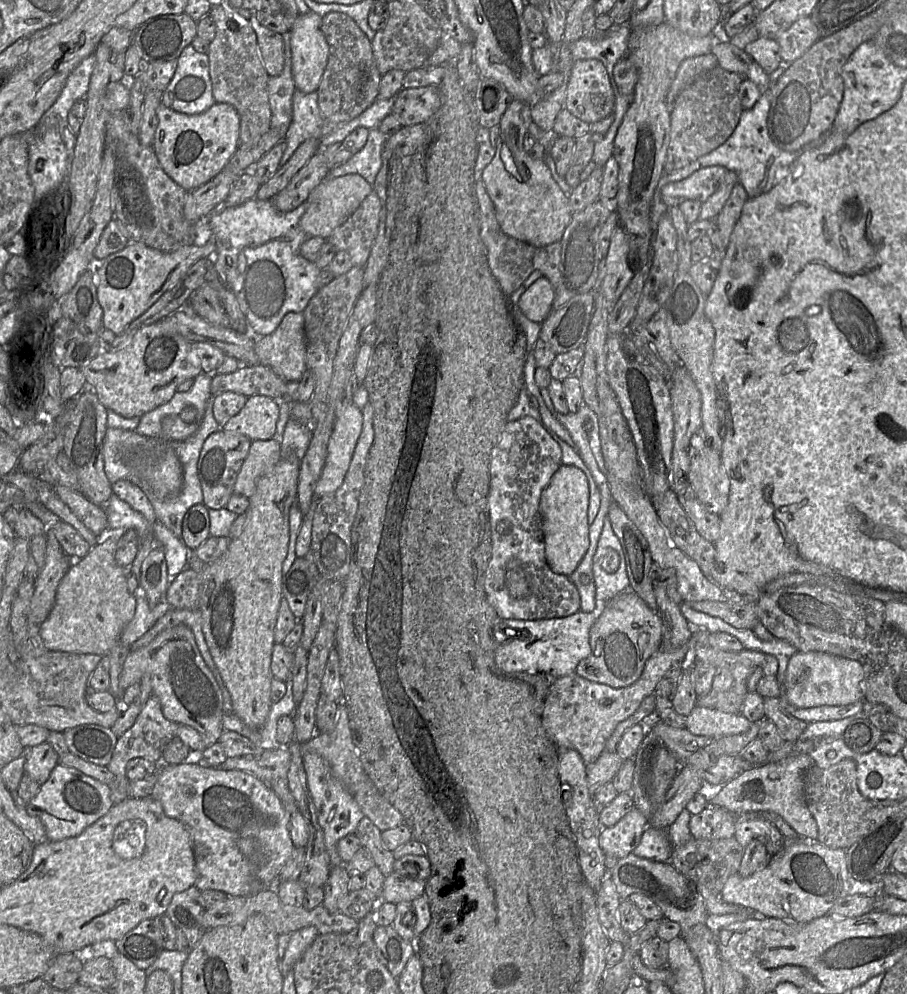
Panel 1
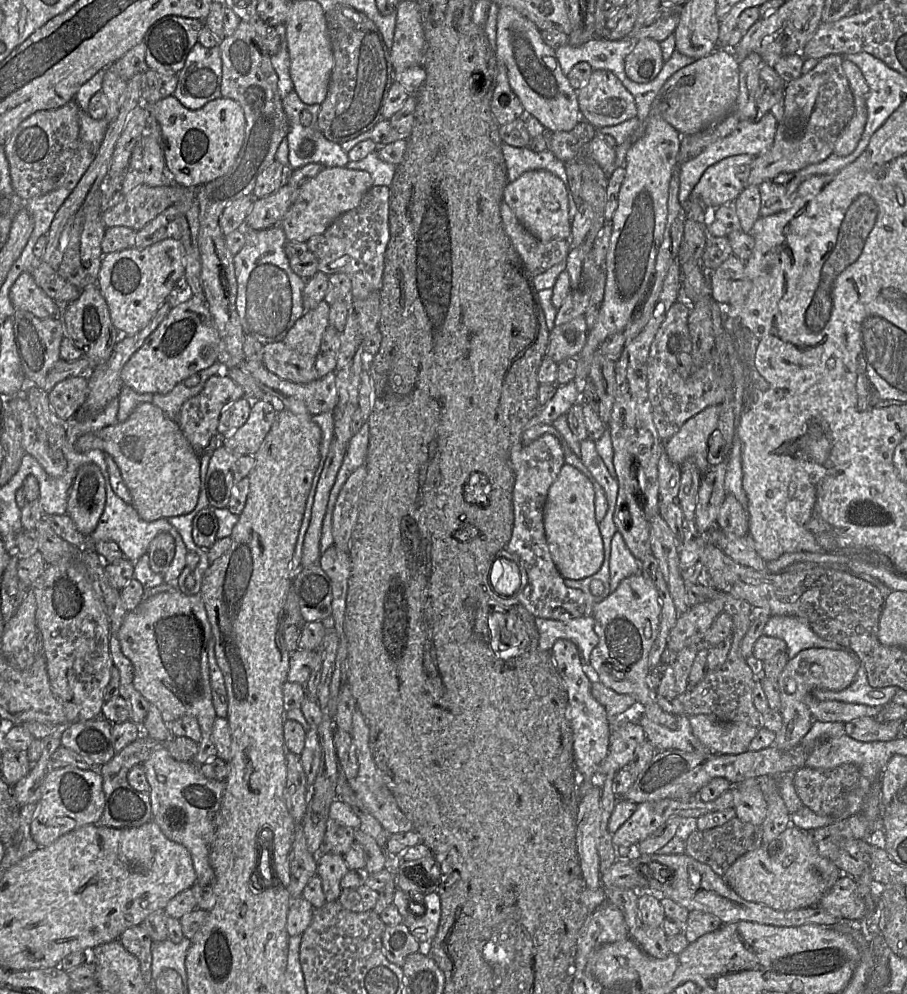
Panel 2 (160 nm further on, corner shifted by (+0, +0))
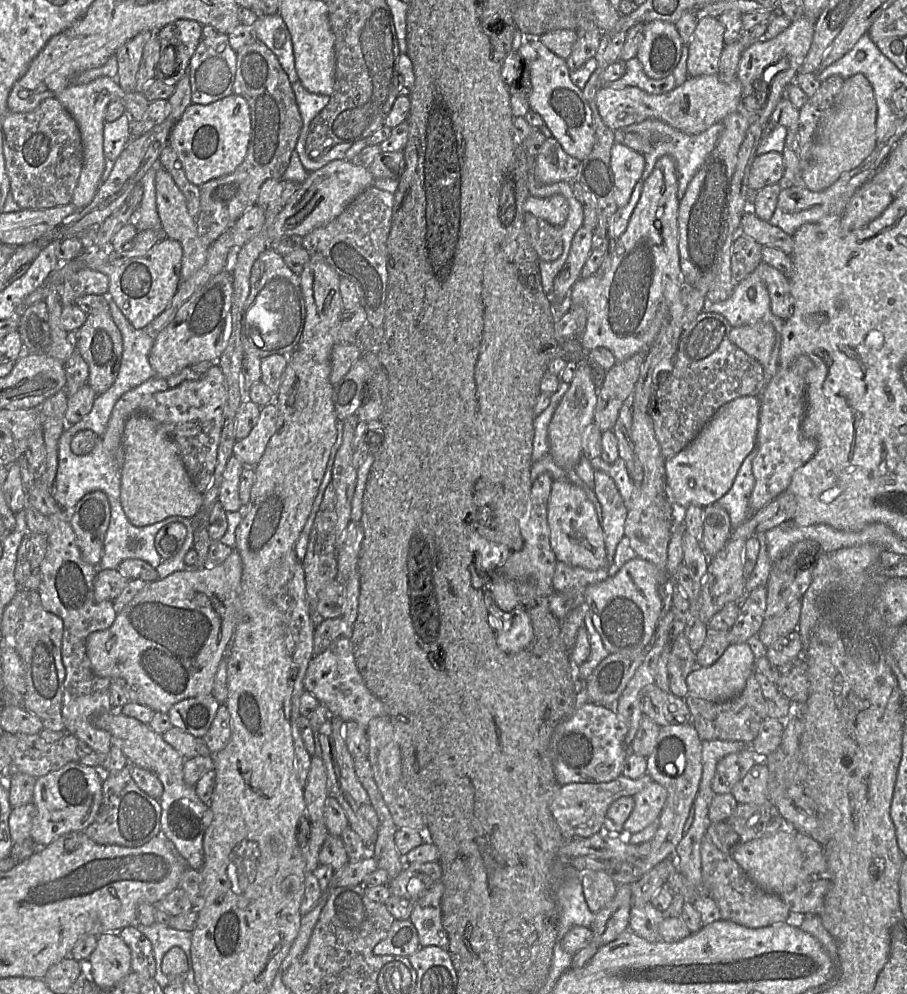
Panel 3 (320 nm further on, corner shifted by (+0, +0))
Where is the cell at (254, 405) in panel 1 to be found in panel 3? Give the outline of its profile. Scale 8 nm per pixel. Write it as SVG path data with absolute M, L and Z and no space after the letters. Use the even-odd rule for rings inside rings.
M274 403L261 407L257 423L249 435L237 440L233 446L233 455L245 467L255 467L262 458L266 446L276 431L278 409Z

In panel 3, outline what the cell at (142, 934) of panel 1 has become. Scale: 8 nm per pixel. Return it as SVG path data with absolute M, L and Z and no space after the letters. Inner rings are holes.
M129 926L120 931L120 936L131 951L131 969L143 977L155 976L155 958L150 940L137 927Z

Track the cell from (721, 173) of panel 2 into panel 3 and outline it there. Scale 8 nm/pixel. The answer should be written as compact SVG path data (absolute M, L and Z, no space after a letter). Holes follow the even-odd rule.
M767 152L757 155L749 165L748 187L753 193L767 185L784 185L784 173L785 166L782 153Z

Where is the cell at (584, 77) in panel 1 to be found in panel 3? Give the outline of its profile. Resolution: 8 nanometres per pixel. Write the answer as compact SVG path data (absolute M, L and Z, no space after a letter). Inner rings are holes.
M718 74L689 77L683 84L663 94L649 94L638 87L616 89L602 86L595 100L598 112L612 130L621 130L647 119L661 120L686 133L699 134L738 109L742 85L738 77L723 80Z

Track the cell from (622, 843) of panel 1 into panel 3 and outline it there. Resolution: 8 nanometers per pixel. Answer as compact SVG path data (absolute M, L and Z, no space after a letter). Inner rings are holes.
M652 781L634 797L634 808L624 823L621 838L626 838L644 830L658 821L667 800L667 791L659 783Z

